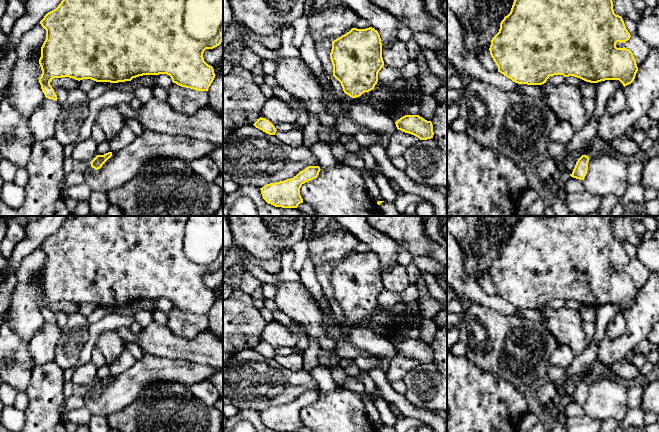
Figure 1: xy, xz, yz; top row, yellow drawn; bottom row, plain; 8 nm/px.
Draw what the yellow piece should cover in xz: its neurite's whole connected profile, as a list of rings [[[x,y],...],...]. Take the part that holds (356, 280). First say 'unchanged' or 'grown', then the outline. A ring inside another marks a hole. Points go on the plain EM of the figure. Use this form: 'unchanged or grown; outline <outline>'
unchanged; outline [[[372,251],[352,252],[332,265],[330,283],[333,289],[333,300],[341,307],[345,318],[356,322],[373,314],[378,306],[378,297],[384,290],[382,267],[378,255]]]

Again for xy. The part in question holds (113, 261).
unchanged; outline [[[75,216],[66,219],[58,231],[48,236],[40,245],[46,254],[46,263],[41,271],[39,288],[42,298],[39,302],[41,313],[46,322],[57,325],[57,319],[50,309],[54,302],[69,301],[75,304],[91,303],[96,306],[118,307],[131,305],[133,302],[143,299],[167,298],[172,306],[181,311],[197,315],[208,315],[215,302],[214,293],[203,282],[206,273],[213,273],[223,265],[223,216]]]

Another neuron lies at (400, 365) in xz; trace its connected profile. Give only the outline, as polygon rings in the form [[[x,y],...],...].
[[[397,353],[389,363],[386,379],[390,383],[397,380],[403,380],[404,376],[419,364],[418,361]]]

